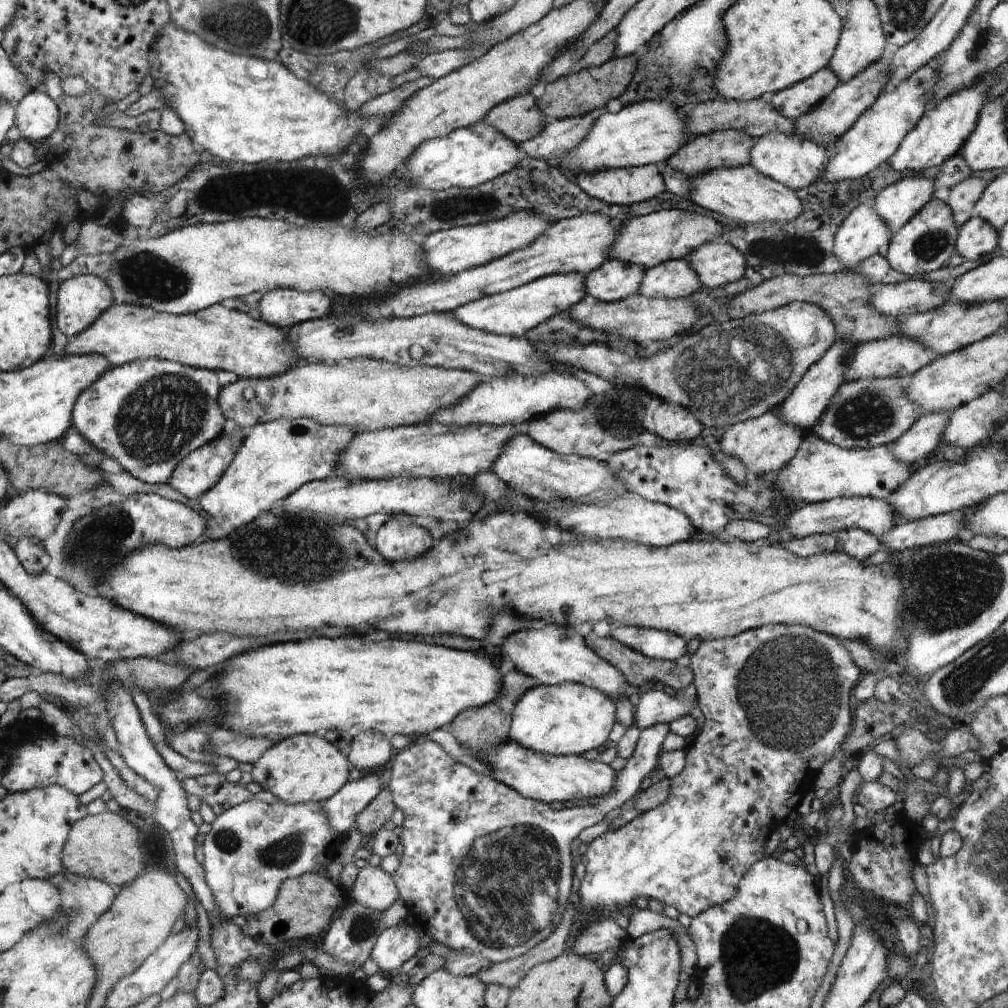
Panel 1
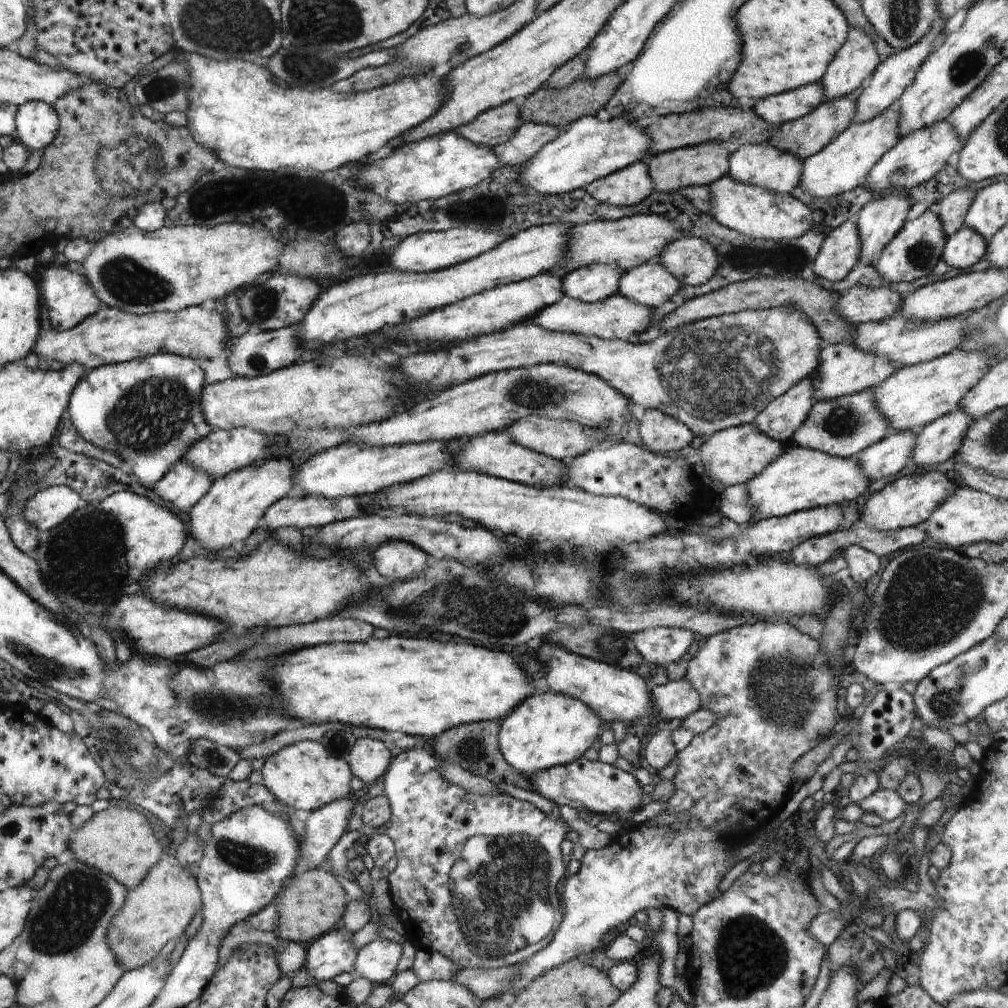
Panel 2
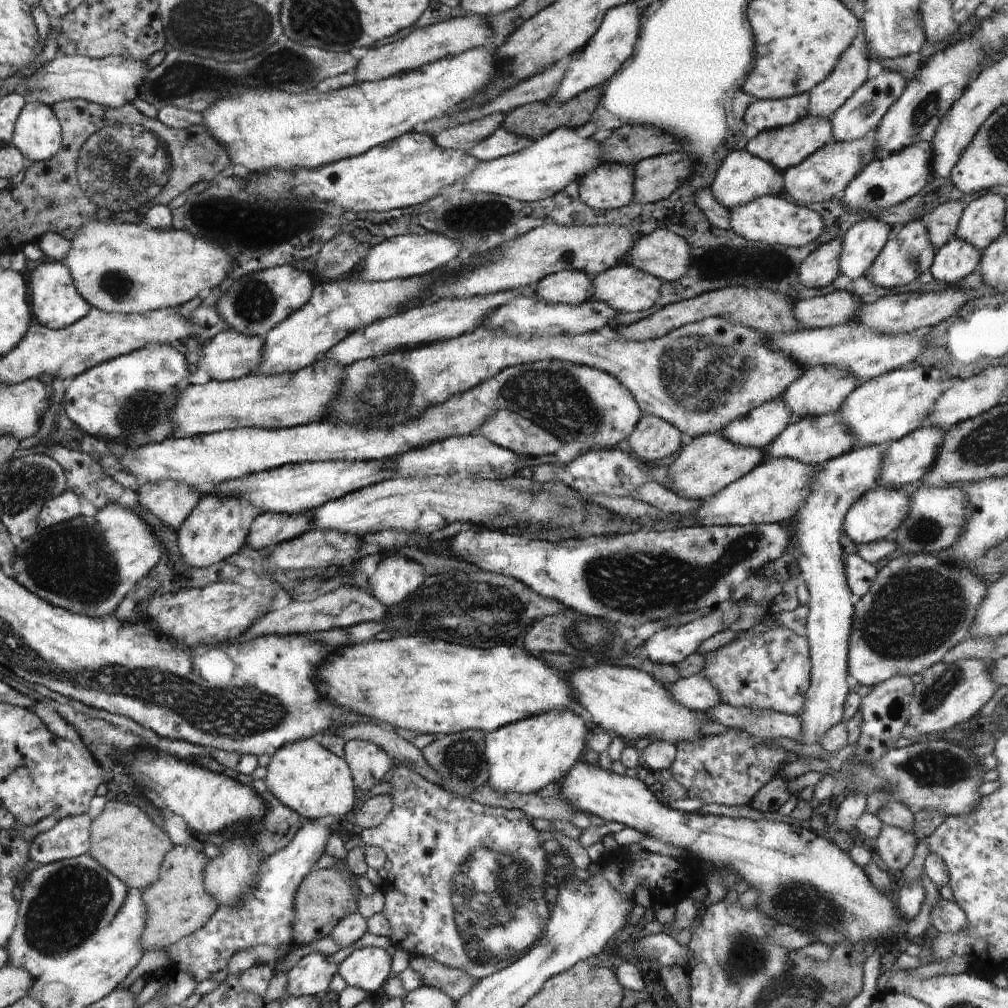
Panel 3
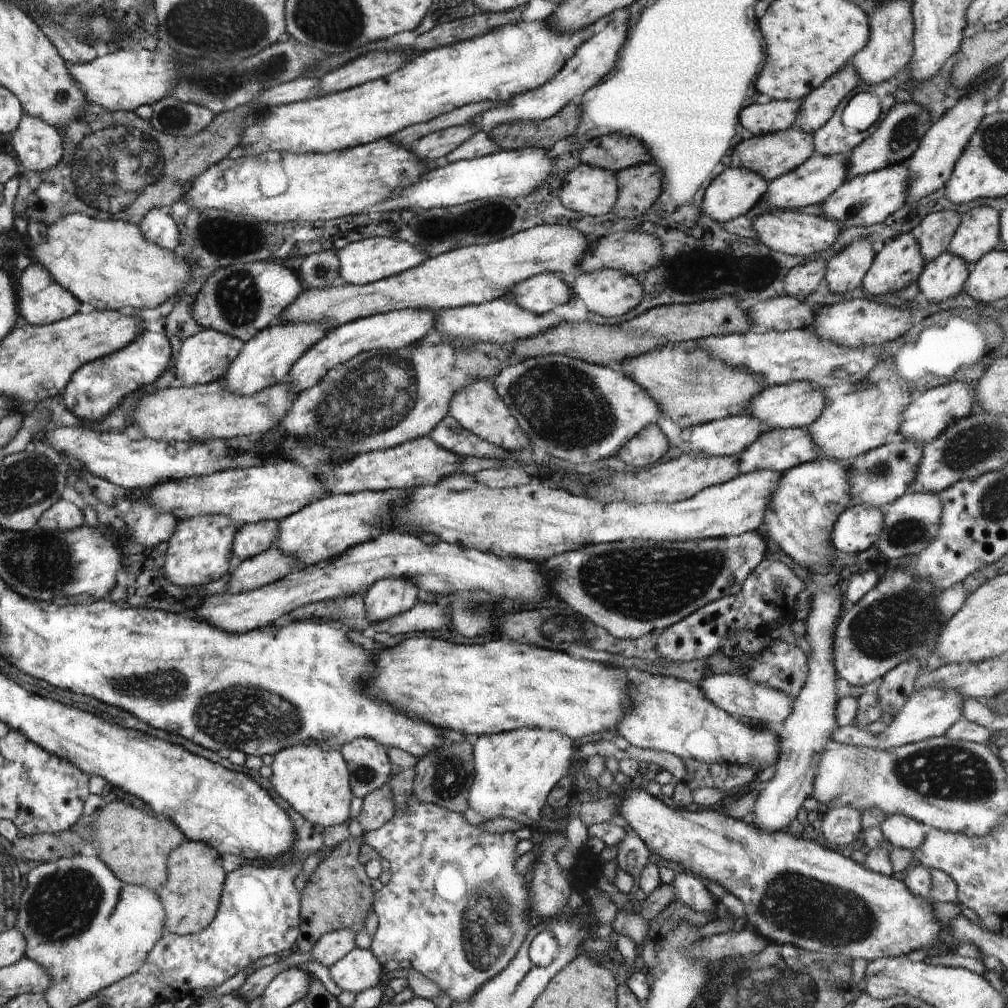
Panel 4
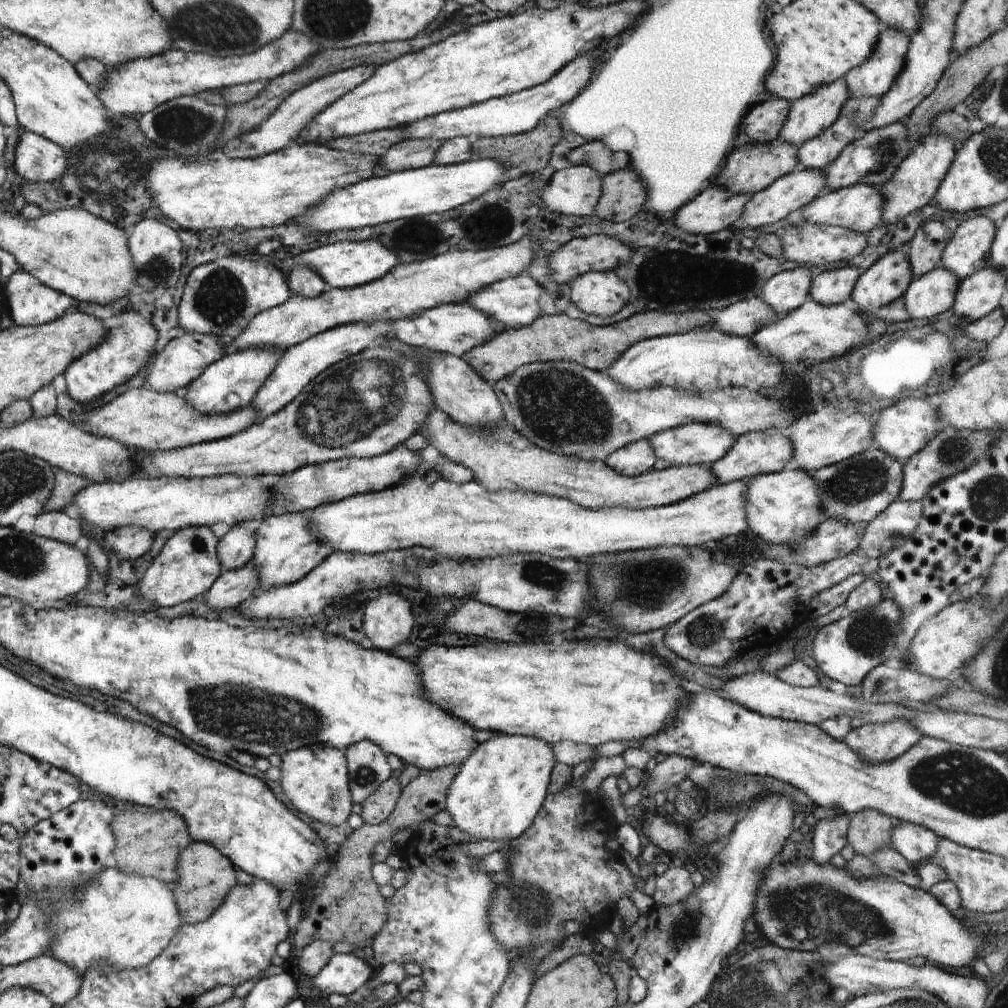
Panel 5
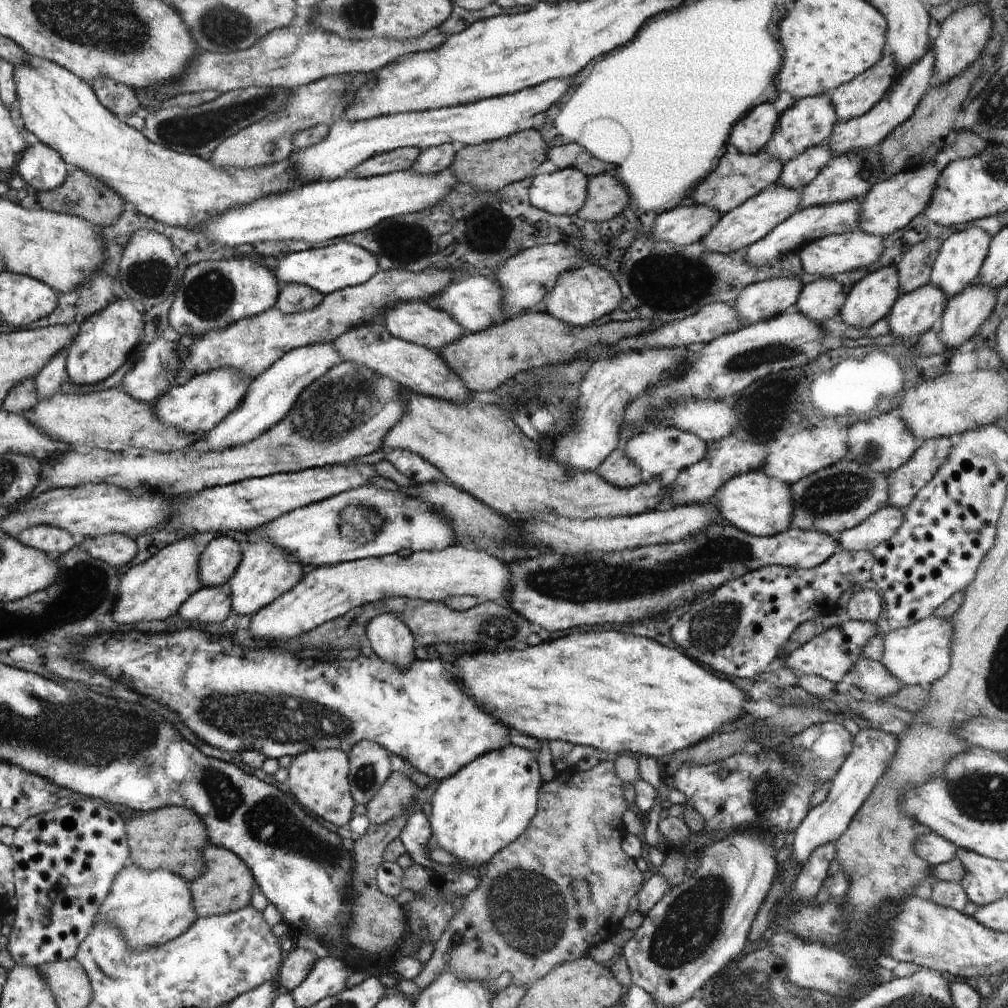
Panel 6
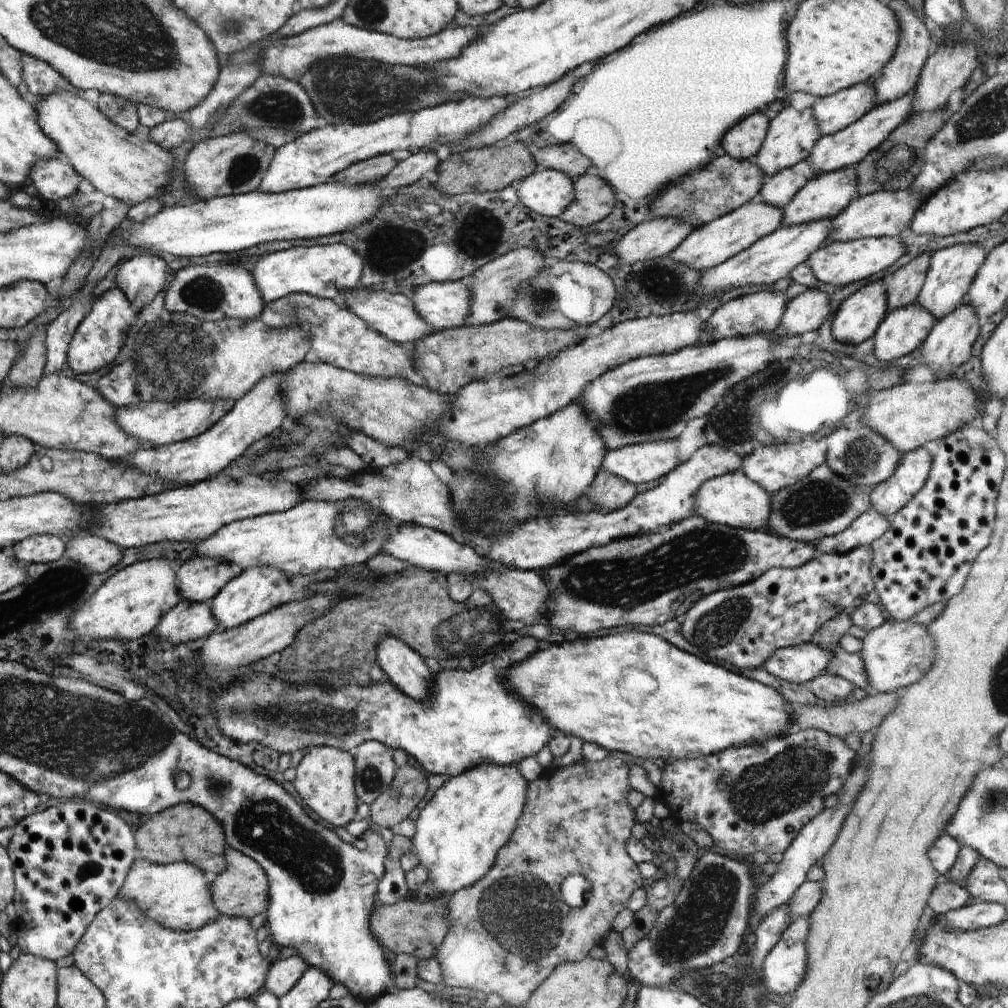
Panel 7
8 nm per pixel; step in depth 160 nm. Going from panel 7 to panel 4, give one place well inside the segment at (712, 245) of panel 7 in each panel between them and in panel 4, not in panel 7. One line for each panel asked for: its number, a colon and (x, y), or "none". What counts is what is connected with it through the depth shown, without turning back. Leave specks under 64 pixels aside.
4: (813, 181)
5: (797, 189)
6: (744, 225)

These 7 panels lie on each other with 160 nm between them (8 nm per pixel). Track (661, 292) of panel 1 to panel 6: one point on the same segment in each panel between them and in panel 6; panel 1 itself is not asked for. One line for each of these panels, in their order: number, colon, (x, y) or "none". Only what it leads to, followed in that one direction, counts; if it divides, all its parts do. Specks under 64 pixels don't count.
2: (650, 284)
3: (626, 289)
4: (608, 292)
5: (602, 293)
6: (584, 295)

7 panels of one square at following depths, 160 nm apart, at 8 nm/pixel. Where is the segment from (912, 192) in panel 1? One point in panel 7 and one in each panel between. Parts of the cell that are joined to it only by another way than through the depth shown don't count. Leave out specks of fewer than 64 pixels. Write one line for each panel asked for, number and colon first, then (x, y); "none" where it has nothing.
2: (879, 220)
3: (862, 242)
4: (845, 270)
5: (831, 287)
6: (821, 299)
7: (806, 313)

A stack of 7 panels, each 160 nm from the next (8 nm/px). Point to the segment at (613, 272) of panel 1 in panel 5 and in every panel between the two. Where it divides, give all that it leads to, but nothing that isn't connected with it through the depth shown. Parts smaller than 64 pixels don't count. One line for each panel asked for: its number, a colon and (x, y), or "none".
2: (597, 282)
3: (572, 287)
4: (540, 293)
5: (514, 302)

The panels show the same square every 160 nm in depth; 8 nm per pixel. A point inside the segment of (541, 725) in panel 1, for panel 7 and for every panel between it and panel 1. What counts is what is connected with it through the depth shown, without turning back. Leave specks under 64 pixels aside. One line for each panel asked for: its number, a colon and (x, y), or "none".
2: (549, 729)
3: (524, 756)
4: (515, 771)
5: (499, 789)
6: (485, 806)
7: (459, 833)

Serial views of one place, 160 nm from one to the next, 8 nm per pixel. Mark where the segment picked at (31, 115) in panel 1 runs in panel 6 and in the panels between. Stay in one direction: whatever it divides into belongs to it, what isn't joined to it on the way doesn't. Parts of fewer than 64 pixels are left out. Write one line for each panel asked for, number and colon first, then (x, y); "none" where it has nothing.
2: (37, 123)
3: (38, 135)
4: (38, 145)
5: (37, 159)
6: (41, 166)

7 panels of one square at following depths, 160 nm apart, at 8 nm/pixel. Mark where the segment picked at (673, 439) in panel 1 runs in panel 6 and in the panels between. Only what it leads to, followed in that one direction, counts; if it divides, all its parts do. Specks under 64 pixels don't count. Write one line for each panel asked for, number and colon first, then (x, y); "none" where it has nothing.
2: (660, 433)
3: (653, 438)
4: (650, 444)
5: (638, 457)
6: (617, 468)

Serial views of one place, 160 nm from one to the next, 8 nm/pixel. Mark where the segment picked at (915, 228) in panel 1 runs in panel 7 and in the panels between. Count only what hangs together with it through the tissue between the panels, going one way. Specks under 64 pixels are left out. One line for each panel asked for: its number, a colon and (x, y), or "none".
2: (913, 253)
3: (901, 261)
4: (899, 264)
5: (888, 278)
6: (871, 298)
7: (858, 318)

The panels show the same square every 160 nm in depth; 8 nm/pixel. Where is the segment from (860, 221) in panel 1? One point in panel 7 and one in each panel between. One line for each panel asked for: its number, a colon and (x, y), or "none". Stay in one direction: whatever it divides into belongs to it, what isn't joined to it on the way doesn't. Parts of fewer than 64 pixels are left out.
2: (841, 250)
3: (820, 268)
4: (800, 282)
5: (786, 291)
6: (765, 299)
7: (761, 312)

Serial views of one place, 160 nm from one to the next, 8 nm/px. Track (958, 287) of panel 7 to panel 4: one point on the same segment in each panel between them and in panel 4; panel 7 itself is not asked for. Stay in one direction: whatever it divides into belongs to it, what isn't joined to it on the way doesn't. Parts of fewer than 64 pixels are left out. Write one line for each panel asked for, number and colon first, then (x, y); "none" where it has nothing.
4: (978, 233)
5: (968, 250)
6: (961, 255)

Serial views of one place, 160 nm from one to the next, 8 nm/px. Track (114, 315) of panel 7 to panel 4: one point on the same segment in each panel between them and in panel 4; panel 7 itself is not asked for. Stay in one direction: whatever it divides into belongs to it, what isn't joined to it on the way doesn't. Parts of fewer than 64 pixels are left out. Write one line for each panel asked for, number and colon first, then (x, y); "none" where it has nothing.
4: (97, 388)
5: (127, 347)
6: (104, 342)

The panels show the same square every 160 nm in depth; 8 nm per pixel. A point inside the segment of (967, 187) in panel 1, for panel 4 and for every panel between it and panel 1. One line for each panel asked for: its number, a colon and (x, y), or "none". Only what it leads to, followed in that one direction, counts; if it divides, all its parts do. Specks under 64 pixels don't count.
2: (952, 209)
3: (942, 222)
4: (934, 233)

